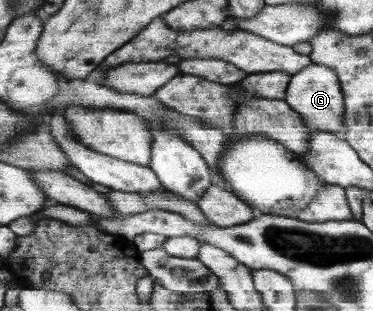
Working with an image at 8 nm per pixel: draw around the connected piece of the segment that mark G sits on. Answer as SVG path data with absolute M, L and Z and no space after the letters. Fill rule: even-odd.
M312 62L306 70L292 74L284 100L302 114L305 124L310 128L335 133L342 125L346 125L345 91L337 72L326 65Z

